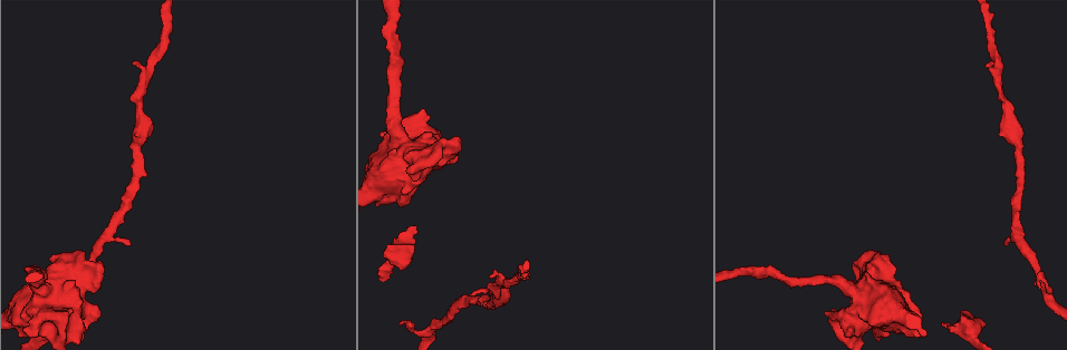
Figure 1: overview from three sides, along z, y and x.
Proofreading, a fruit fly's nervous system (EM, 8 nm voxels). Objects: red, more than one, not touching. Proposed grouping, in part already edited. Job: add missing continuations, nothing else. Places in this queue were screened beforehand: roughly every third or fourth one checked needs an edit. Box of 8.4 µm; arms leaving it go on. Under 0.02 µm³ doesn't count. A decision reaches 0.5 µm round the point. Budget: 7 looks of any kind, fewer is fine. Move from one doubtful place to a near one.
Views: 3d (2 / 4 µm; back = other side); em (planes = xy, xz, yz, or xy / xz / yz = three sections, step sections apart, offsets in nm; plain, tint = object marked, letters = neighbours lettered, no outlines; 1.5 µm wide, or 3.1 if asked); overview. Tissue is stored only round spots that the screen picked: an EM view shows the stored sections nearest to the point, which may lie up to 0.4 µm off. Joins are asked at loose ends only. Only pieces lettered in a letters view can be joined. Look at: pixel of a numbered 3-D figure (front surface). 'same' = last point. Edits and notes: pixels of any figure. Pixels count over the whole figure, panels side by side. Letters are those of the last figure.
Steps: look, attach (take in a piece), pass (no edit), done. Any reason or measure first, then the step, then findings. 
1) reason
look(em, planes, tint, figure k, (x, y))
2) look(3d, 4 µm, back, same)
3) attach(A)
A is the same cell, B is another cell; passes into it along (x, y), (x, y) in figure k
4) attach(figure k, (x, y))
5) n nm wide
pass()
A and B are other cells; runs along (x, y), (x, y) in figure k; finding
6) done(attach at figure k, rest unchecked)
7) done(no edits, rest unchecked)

an open end
look(em, planes, tint, figure 1, (128, 245))

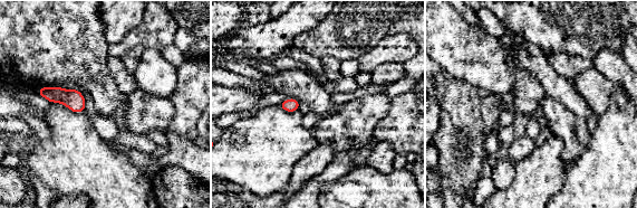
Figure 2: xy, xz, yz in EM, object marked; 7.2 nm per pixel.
look(em, planes, letters, same)

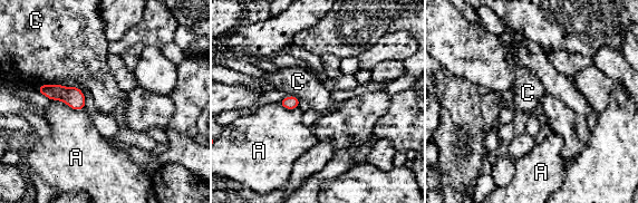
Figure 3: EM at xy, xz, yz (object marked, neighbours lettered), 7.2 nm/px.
100 nm wide; A touches over 240 nm
pass()
A and C are other cells; none of them fits

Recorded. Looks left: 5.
tapers out
look(3d, 4 µm, figure 1, (489, 277))

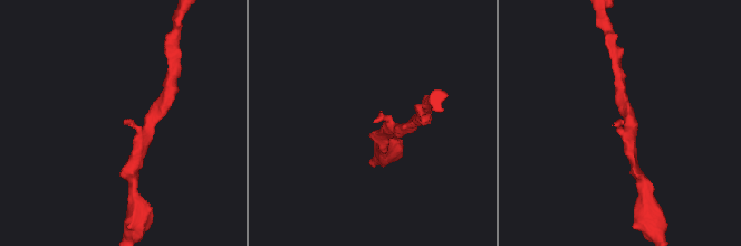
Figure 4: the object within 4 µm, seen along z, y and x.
arms of 170, 200 nm; need the tissue
look(em, xz, step 8, tint, figure 4, (124, 123))

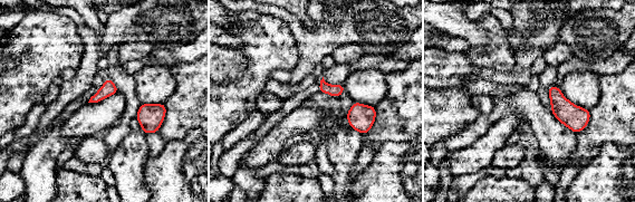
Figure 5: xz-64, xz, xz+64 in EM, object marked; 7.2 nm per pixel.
look(em, planes, letters, same)

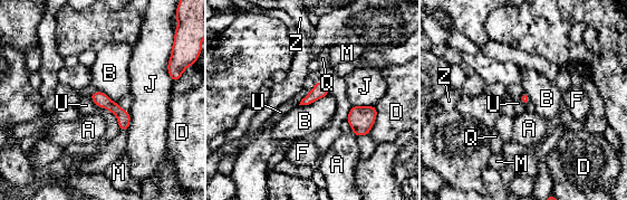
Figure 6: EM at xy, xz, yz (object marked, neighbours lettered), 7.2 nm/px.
B touches over 240 nm
pass()
A, B, D, F, J, M, Q, U and Z are other cells; runs along (94, 96), (111, 105), (126, 125) in figure 6; none of them fits

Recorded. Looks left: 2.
done(no edits, rest unchecked)

